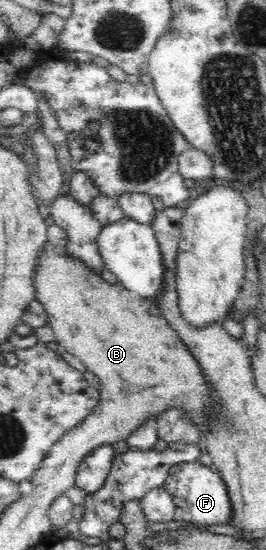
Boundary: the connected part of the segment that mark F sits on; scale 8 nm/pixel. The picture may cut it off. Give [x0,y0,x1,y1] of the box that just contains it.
[162,462,233,527]

